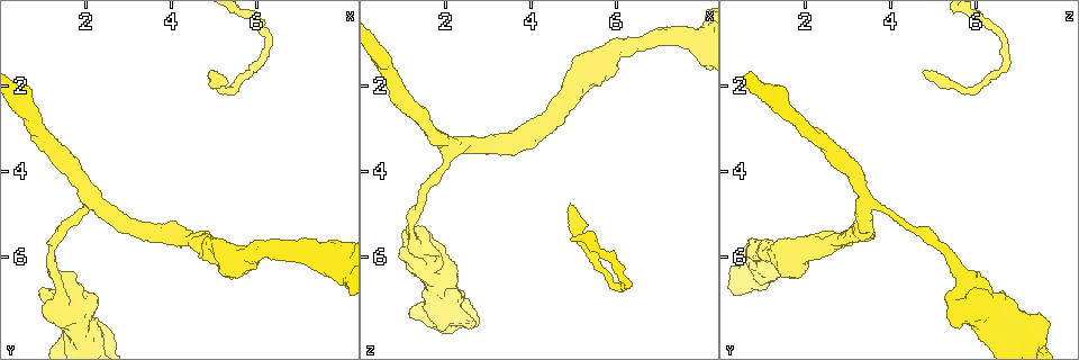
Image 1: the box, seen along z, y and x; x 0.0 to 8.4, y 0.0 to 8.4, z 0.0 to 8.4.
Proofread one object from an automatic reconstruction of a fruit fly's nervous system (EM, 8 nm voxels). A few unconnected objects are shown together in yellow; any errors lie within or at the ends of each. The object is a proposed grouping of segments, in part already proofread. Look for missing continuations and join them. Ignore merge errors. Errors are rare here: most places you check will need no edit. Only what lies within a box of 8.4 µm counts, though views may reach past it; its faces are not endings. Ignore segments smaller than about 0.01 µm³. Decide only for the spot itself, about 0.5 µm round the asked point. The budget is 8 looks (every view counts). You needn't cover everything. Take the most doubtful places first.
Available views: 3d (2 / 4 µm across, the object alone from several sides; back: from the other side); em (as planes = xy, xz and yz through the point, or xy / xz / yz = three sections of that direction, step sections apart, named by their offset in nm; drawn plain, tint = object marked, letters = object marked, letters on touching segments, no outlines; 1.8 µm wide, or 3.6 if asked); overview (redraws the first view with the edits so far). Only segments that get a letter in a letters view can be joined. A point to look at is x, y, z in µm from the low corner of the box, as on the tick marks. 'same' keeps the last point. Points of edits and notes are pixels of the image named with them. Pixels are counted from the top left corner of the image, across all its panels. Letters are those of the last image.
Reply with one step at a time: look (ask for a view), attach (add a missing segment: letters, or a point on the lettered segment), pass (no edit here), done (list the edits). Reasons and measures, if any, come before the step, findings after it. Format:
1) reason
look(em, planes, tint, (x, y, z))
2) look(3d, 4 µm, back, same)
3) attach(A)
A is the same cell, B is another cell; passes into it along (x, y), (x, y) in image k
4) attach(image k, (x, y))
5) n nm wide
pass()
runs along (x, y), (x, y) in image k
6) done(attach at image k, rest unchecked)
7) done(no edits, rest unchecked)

abrupt turn
look(3d, 2 µm, back, (6.25, 0.95, 6.70))

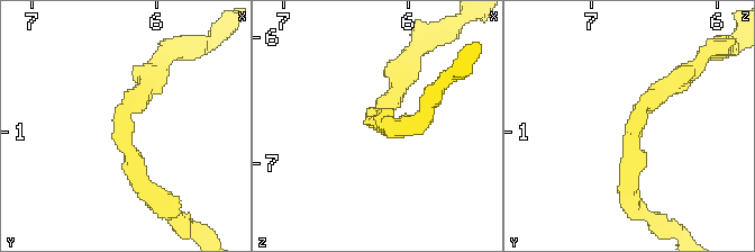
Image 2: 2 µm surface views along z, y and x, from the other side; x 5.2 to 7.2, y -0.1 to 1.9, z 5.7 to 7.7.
now the EM
look(em, planes, letters, (6.24, 0.98, 6.72))

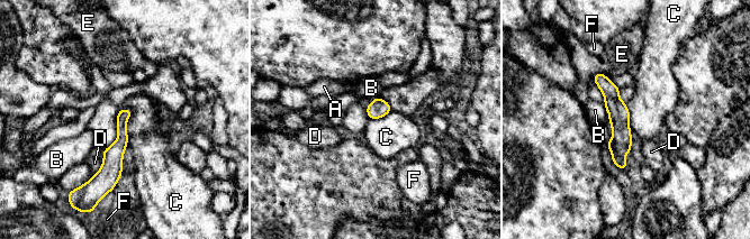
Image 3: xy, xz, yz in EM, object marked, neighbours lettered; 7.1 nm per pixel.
C touches over 260 nm
pass()
A, B, C, D, E and F are other cells; border along (124, 108), (130, 111), (126, 144) in image 3; none of them fits

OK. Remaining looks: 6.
look(3d, 4 µm, back, (1.85, 7.10, 6.80))

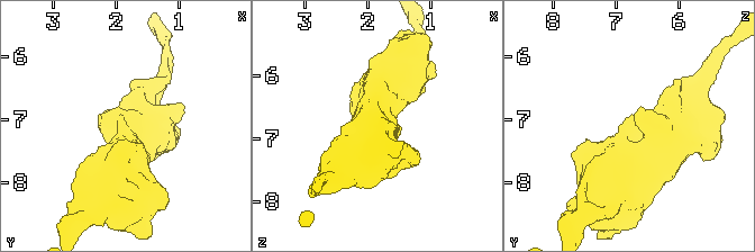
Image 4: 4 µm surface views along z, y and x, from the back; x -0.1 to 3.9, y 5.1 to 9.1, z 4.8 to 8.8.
look(em, 3.6 µm, planes, tint, (1.90, 7.10, 6.80))

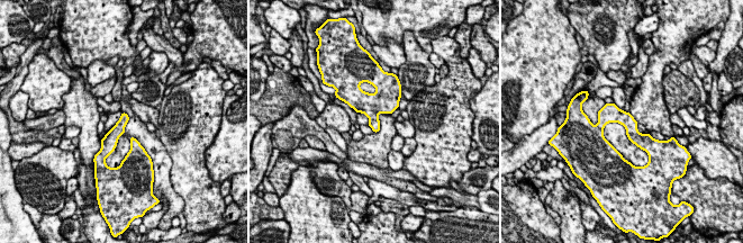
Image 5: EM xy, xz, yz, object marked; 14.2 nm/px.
look(em, 3.6 µm, planes, letters, same)

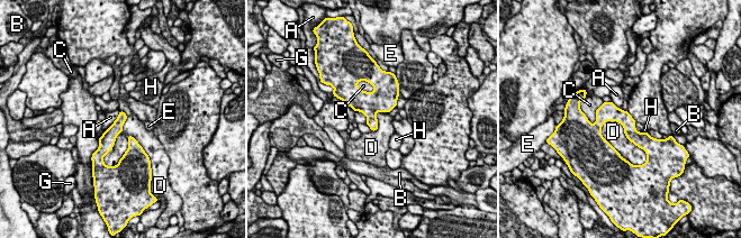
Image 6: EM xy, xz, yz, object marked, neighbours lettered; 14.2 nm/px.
180 nm wide
pass()
A, B, C, D, E, G and H are other cells; none of them fits

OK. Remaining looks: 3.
sudden change in width
look(em, 3.6 µm, planes, plain, (7.90, 6.10, 0.95))

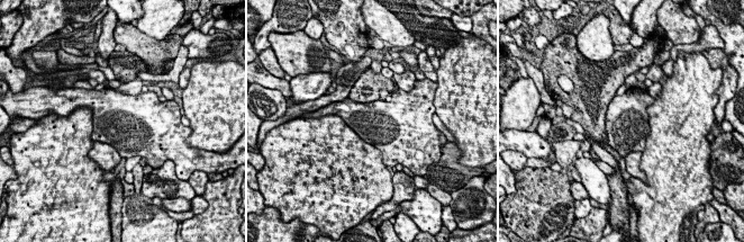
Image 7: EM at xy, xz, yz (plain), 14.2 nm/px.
look(em, 3.6 µm, planes, tint, same)

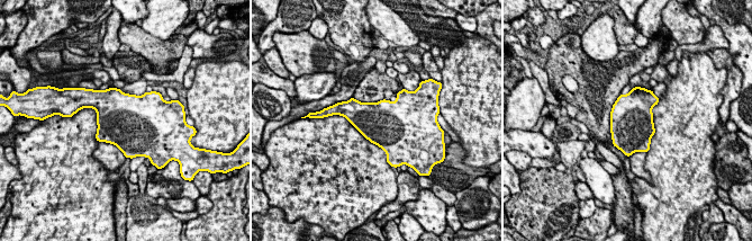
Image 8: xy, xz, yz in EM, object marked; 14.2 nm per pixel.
what lies round it
look(em, 3.6 µm, planes, letters, same)

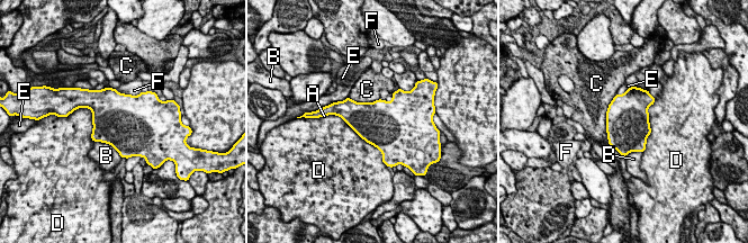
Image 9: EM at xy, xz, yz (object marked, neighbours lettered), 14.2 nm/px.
pass()
A, B, C, D, E and F are other cells; border along (616, 95), (606, 111), (607, 143) in image 9; none of them fits

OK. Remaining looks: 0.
done(no edits, rest unchecked)

